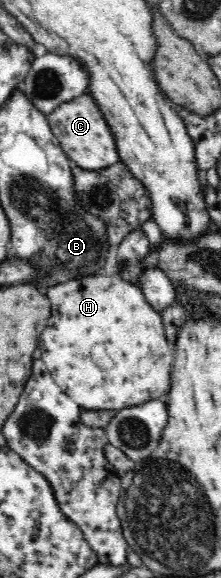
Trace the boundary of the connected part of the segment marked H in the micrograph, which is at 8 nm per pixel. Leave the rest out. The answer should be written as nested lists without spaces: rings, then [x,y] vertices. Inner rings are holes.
[[[118,272],[102,273],[100,276],[86,276],[82,280],[70,280],[48,288],[48,300],[56,308],[54,326],[46,328],[40,336],[40,354],[54,376],[54,382],[60,386],[68,384],[66,394],[84,410],[112,410],[138,406],[148,400],[156,400],[170,388],[172,372],[172,350],[162,328],[160,314],[146,302],[138,286],[122,280]],[[108,334],[108,352],[88,352],[96,344],[106,344]]]

